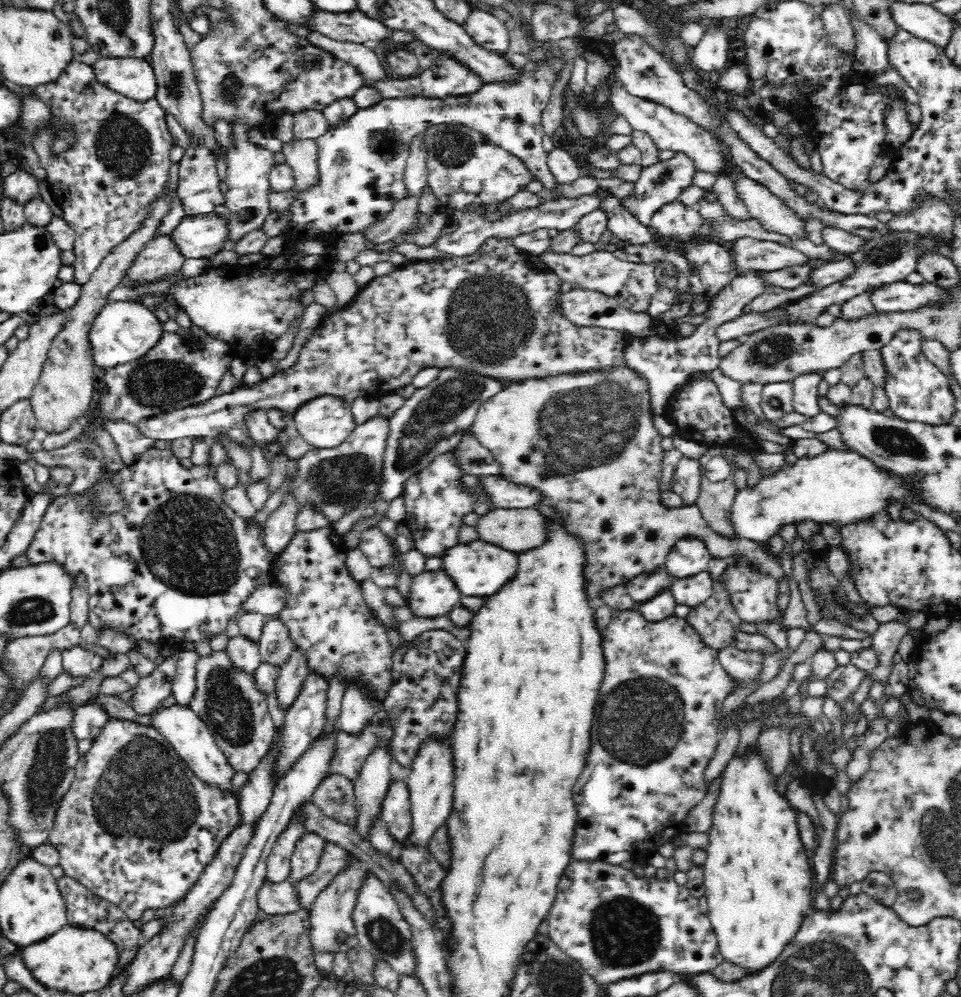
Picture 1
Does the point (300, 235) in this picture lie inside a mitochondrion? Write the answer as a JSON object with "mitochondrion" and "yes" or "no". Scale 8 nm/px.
{"mitochondrion":"no"}

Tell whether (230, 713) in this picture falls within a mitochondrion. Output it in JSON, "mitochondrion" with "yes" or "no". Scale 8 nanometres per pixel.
{"mitochondrion":"yes"}

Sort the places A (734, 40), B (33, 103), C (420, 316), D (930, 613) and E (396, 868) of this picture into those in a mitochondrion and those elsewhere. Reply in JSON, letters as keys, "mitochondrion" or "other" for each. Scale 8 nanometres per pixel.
{"A":"other","B":"other","C":"other","D":"other","E":"other"}

